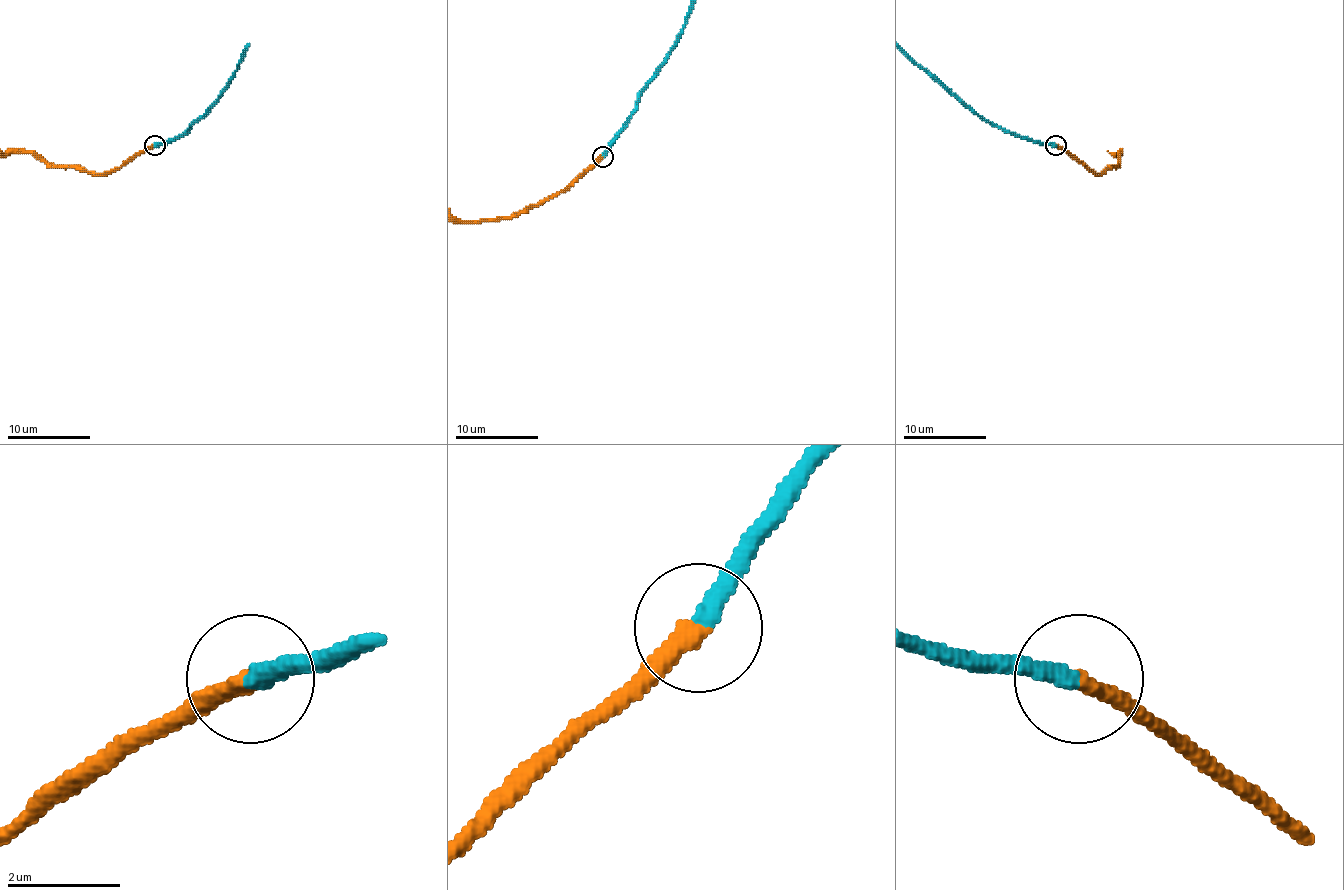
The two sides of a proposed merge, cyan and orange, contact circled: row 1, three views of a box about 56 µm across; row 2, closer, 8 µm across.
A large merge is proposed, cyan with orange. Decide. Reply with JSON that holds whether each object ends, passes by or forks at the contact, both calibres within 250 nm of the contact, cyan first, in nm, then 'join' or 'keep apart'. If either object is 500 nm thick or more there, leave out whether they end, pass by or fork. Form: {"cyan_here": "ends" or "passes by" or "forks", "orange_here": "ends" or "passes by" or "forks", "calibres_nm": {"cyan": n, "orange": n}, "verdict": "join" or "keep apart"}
{"cyan_here": "ends", "orange_here": "ends", "calibres_nm": {"cyan": 340, "orange": 340}, "verdict": "join"}

